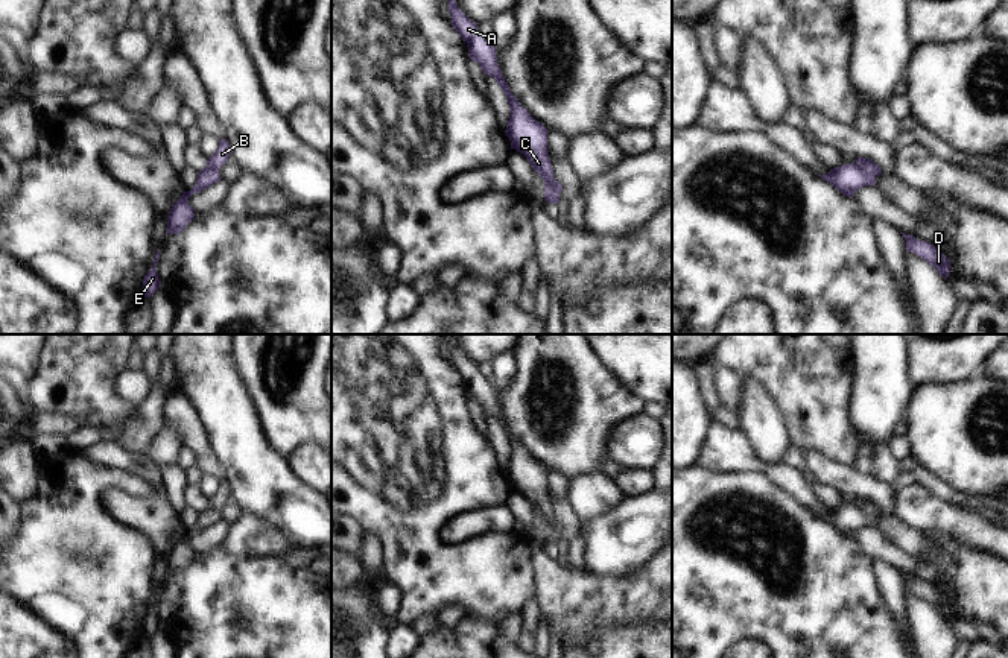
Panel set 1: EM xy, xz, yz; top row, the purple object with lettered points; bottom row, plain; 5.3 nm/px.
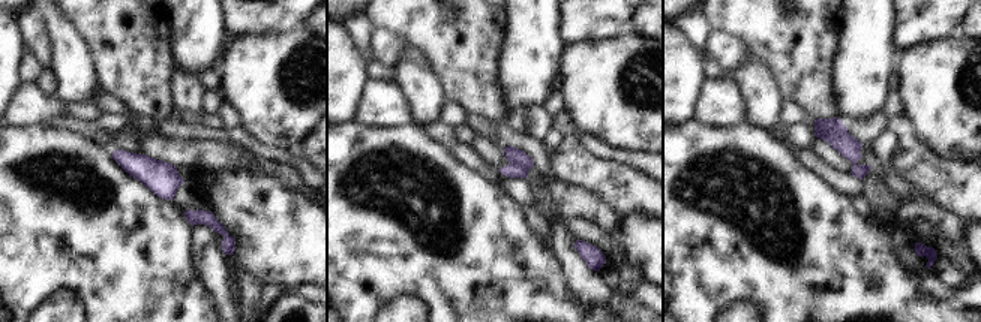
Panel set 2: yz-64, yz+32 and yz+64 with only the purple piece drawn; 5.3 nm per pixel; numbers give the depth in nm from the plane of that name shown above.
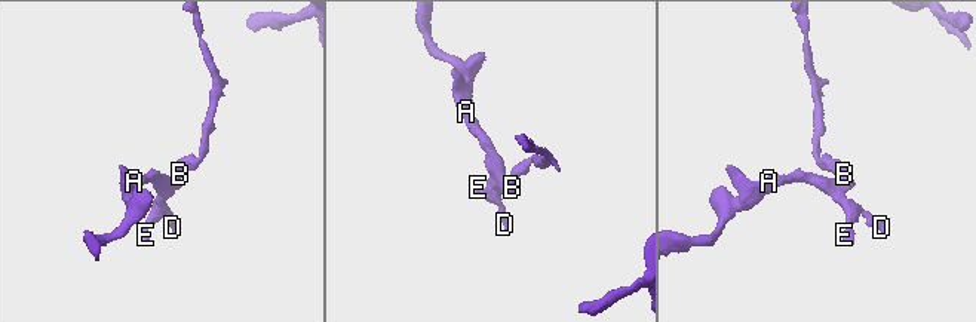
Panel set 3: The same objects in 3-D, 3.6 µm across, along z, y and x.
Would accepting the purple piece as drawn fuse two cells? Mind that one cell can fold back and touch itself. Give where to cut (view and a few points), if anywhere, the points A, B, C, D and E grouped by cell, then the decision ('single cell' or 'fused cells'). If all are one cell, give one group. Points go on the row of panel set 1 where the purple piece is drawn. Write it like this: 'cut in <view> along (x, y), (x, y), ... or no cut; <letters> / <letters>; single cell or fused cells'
cut in yz along (855, 164), (876, 175); A C D E / B; fused cells

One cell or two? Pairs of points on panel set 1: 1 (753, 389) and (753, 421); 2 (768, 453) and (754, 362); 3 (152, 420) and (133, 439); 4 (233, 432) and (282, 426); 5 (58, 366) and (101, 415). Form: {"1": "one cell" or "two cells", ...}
{"1": "one cell", "2": "two cells", "3": "one cell", "4": "two cells", "5": "one cell"}

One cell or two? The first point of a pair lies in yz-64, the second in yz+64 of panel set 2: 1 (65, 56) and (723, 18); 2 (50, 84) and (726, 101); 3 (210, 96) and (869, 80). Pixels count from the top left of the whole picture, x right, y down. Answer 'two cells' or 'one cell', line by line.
1: two cells
2: two cells
3: two cells

